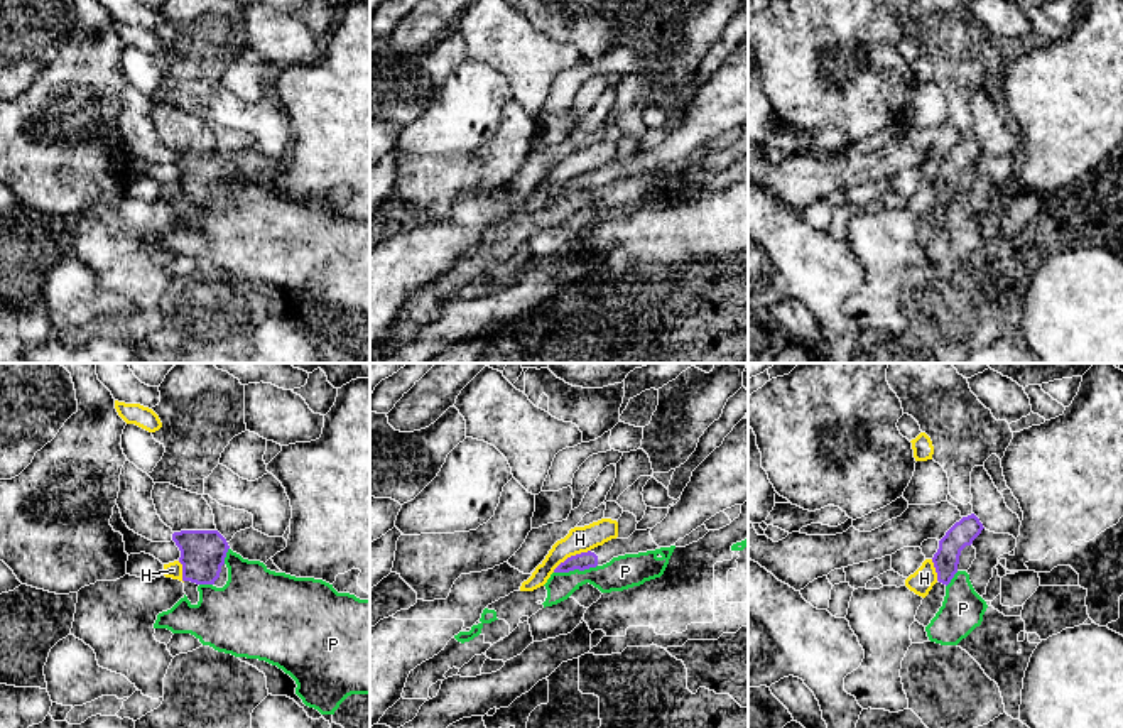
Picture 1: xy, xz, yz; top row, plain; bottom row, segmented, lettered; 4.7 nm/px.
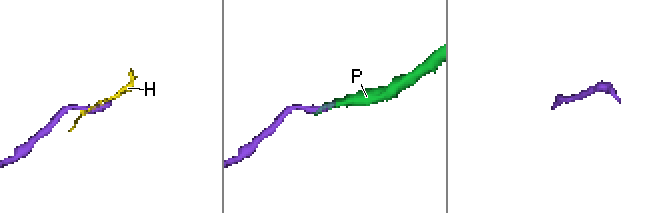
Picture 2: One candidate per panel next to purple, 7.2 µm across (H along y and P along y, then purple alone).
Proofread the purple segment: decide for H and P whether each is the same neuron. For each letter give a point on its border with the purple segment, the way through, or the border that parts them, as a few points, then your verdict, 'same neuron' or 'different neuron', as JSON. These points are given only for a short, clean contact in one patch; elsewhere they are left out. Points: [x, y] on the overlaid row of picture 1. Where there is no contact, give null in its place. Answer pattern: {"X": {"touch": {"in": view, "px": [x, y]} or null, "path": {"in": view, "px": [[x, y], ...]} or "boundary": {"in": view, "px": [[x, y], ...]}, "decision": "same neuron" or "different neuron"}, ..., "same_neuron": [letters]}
{"H": {"touch": {"in": "xz", "px": [571, 556]}, "decision": "different neuron"}, "P": {"touch": {"in": "xz", "px": [575, 568]}, "boundary": {"in": "xz", "px": [[596, 565], [586, 570], [554, 573]]}, "decision": "different neuron"}, "same_neuron": []}

